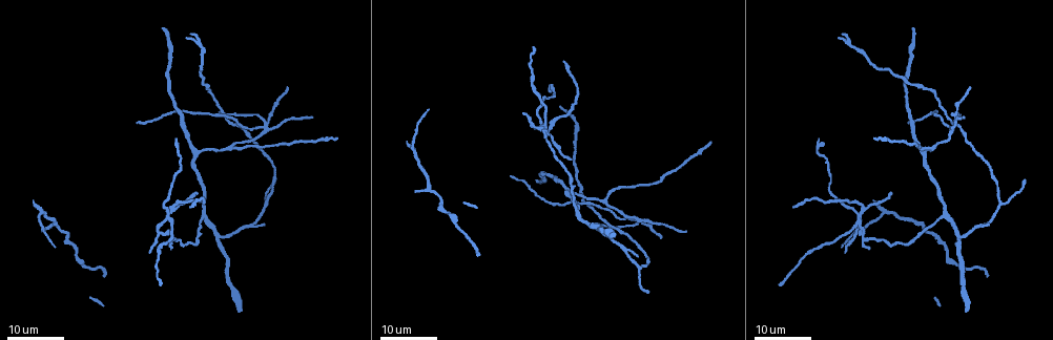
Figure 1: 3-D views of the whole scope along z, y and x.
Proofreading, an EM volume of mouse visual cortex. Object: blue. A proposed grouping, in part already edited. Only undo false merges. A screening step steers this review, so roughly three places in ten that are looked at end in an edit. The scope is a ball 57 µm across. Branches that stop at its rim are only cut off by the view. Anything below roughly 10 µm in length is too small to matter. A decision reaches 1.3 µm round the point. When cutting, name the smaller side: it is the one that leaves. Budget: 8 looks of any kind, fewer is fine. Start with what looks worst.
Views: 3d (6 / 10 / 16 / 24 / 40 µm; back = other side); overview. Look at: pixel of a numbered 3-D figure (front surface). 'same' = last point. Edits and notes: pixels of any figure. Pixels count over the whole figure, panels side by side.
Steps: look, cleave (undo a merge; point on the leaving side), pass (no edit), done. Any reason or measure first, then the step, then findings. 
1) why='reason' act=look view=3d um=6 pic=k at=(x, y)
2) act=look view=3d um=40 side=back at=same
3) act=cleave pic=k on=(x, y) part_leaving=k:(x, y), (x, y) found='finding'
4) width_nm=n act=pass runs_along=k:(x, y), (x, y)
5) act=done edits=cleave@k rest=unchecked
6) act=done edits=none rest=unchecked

why='small branch off a trunk' act=look view=3d um=16 pic=1 at=(263, 127)

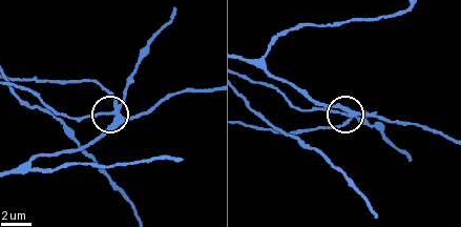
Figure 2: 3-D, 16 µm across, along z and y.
act=look view=3d um=6 pic=2 at=(347, 115)

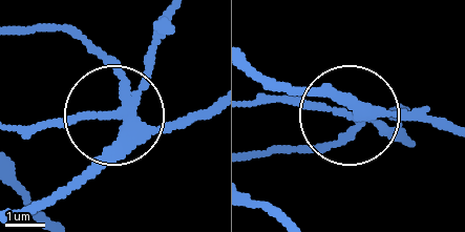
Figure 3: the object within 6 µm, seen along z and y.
act=cleave pic=3 on=(109, 58) part_leaving=3:(118, 110), (21, 130) found='two neurons meet here'

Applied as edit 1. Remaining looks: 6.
why='thin arm on a thick one' act=look view=3d um=24 pic=1 at=(862, 234)

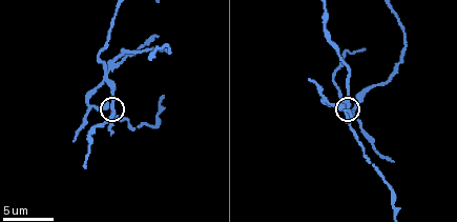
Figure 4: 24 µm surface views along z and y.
why='closer look' act=look view=3d um=10 at=same

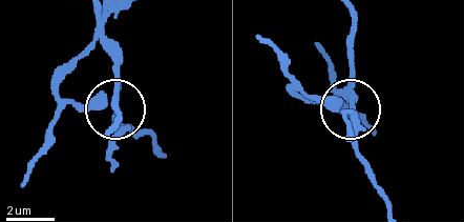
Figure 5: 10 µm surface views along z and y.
width_nm=180 act=cleave pic=5 on=(88, 112) found='two neurons meet here'

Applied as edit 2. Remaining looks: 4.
act=look view=overview

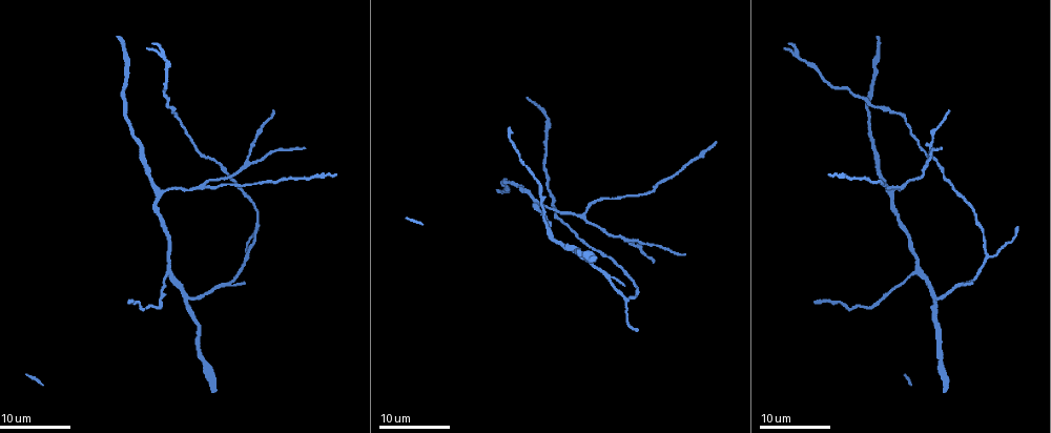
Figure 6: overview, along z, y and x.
act=look view=3d um=16 pic=6 at=(159, 192)

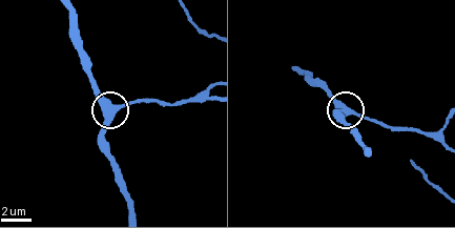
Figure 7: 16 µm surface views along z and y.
why='closer look' act=look view=3d um=10 pic=7 at=(111, 105)

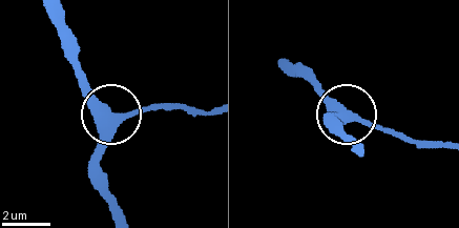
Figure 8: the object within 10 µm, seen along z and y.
act=pass runs_along=8:(117, 214), (99, 166), (99, 130), (107, 111), (77, 78) found='one neuron here'

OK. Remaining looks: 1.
act=done edits=cleave@3,cleave@5 rest=unchecked

